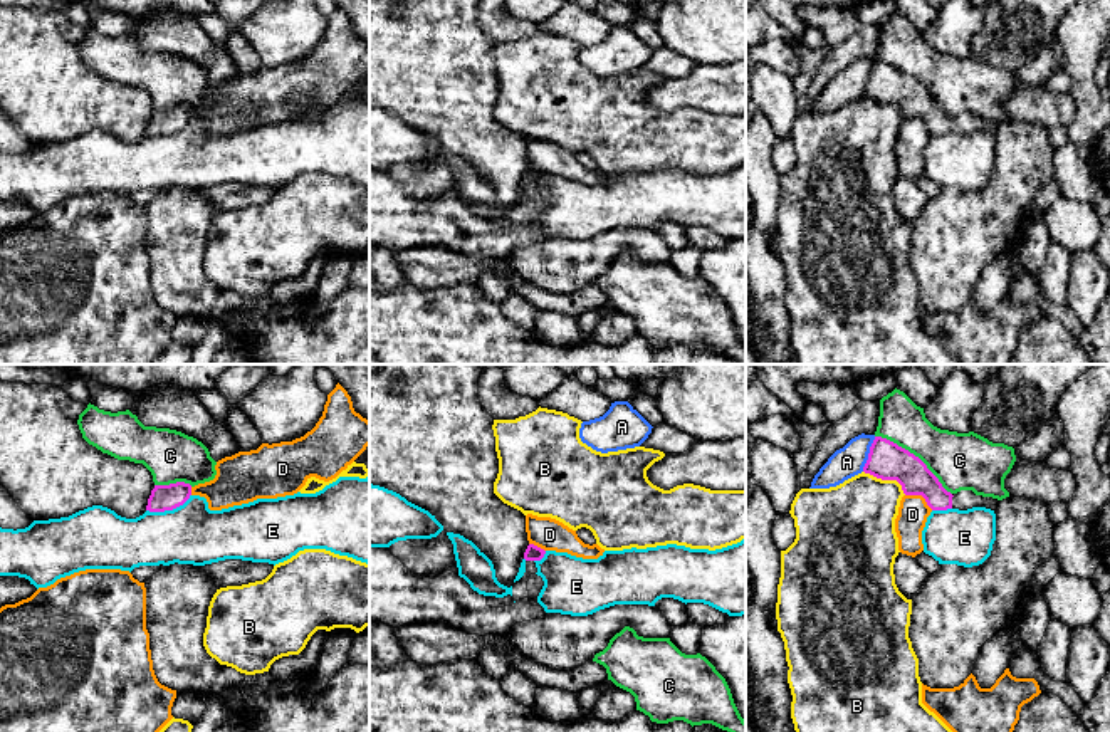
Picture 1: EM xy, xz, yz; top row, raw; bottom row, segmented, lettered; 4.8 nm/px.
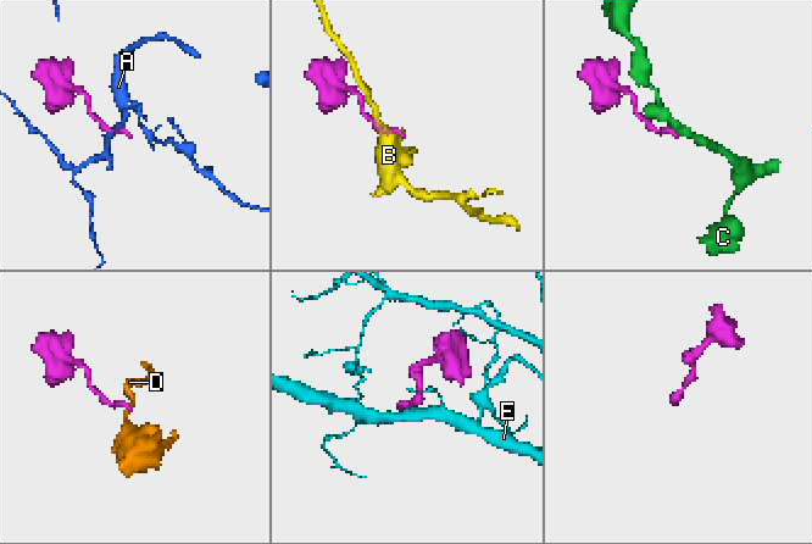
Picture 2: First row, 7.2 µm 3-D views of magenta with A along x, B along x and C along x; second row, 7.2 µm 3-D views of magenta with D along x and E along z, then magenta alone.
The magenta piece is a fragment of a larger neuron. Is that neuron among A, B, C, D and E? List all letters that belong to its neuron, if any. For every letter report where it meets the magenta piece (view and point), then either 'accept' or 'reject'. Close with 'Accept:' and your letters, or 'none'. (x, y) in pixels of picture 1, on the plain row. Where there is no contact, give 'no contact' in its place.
A: yz (869, 78) | reject
B: yz (887, 103) | reject
C: yz (914, 79) | reject
D: yz (921, 118) | reject
E: xy (168, 133) | reject
Accept: none

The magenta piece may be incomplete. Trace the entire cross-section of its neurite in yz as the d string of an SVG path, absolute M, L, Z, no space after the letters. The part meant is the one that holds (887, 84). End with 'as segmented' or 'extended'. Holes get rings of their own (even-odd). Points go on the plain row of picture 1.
M875 60L863 96L882 104L897 104L905 119L922 119L932 134L996 134L999 128L997 123L976 119L972 114L952 119L919 81L882 60Z | extended

